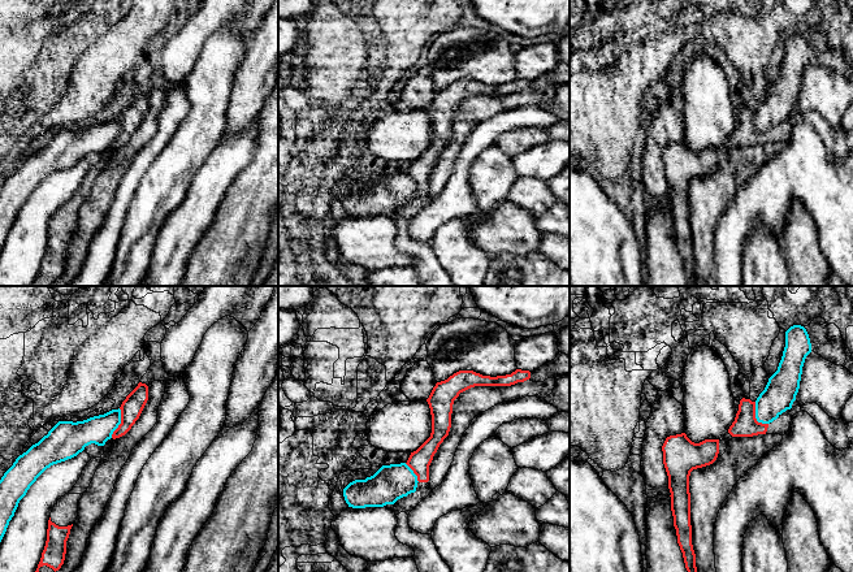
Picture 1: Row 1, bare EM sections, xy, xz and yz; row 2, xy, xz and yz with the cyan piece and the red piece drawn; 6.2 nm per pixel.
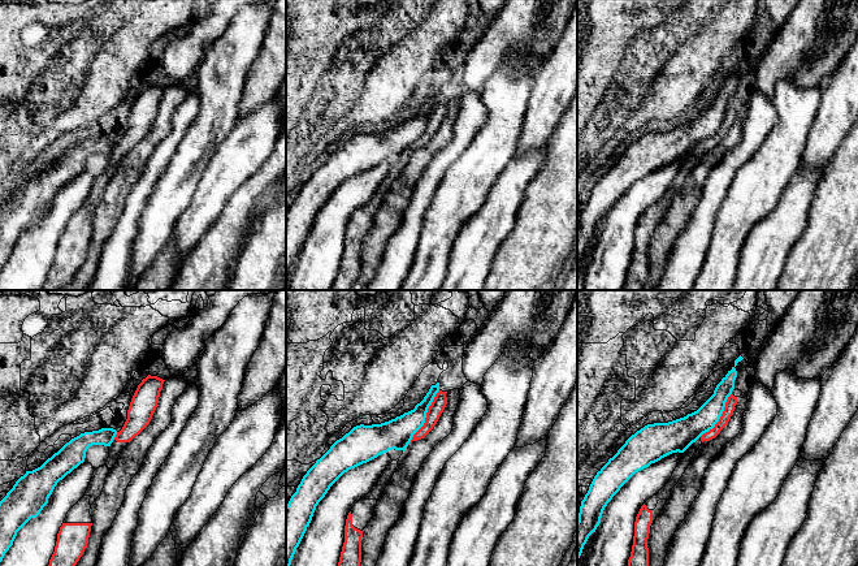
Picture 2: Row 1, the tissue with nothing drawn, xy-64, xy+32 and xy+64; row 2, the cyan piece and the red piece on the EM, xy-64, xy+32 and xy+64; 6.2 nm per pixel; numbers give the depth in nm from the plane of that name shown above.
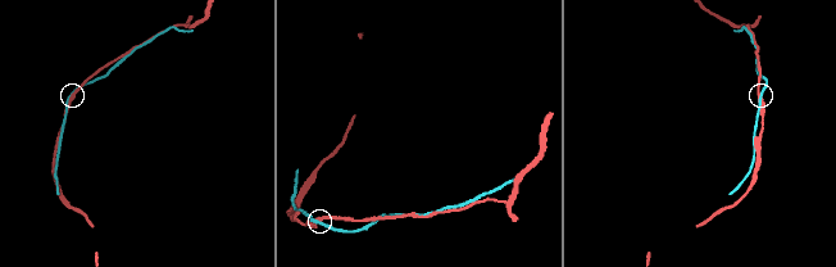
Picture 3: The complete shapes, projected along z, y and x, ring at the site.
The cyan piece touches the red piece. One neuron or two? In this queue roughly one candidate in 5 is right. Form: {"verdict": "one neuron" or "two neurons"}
{"verdict": "two neurons"}

